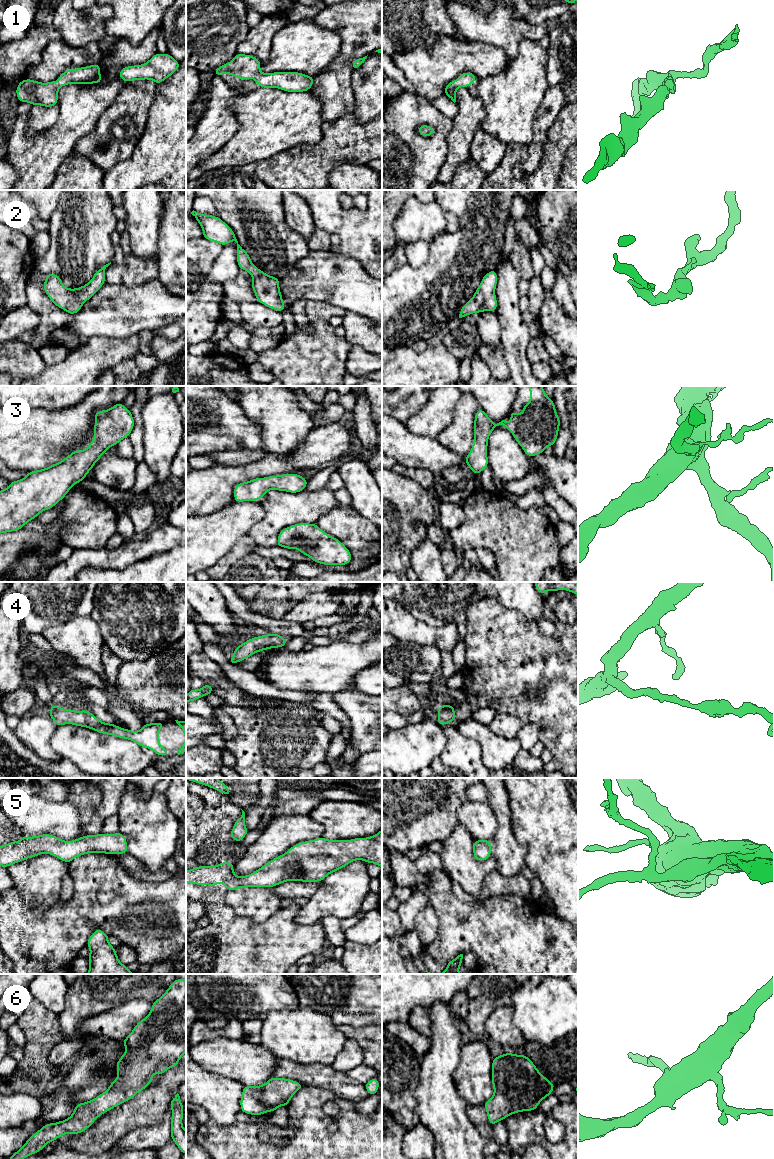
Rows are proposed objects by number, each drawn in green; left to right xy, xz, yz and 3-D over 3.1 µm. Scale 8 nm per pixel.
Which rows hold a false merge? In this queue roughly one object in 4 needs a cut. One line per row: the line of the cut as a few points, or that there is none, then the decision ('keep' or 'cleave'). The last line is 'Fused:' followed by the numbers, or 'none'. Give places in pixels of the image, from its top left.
1: cut none; keep
2: cut none; keep
3: cut none; keep
4: cut none; keep
5: cut none; keep
6: cut none; keep
Fused: none

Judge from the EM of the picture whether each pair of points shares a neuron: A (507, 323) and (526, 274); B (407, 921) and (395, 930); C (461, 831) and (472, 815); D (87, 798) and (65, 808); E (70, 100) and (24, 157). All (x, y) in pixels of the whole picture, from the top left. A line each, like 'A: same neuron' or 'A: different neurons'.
A: different neurons
B: different neurons
C: different neurons
D: different neurons
E: same neuron

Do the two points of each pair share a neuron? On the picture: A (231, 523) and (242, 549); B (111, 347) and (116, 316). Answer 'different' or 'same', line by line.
A: different
B: different

